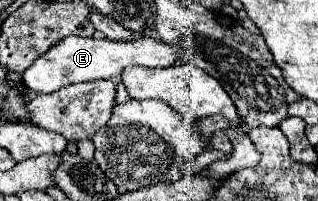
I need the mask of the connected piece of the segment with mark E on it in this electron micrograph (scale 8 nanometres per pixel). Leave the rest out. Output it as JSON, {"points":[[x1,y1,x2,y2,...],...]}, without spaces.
{"points":[[67,36,49,48,49,52,41,54,25,72,23,84,27,90,39,92,53,92,73,82,91,82,91,80,105,80,105,78,119,78,127,66,147,66,147,68,167,68,173,66,175,60,183,54,183,50,171,48,169,44,161,44,155,38,143,36,131,42,113,42,113,40,95,40,95,38,79,38]]}

